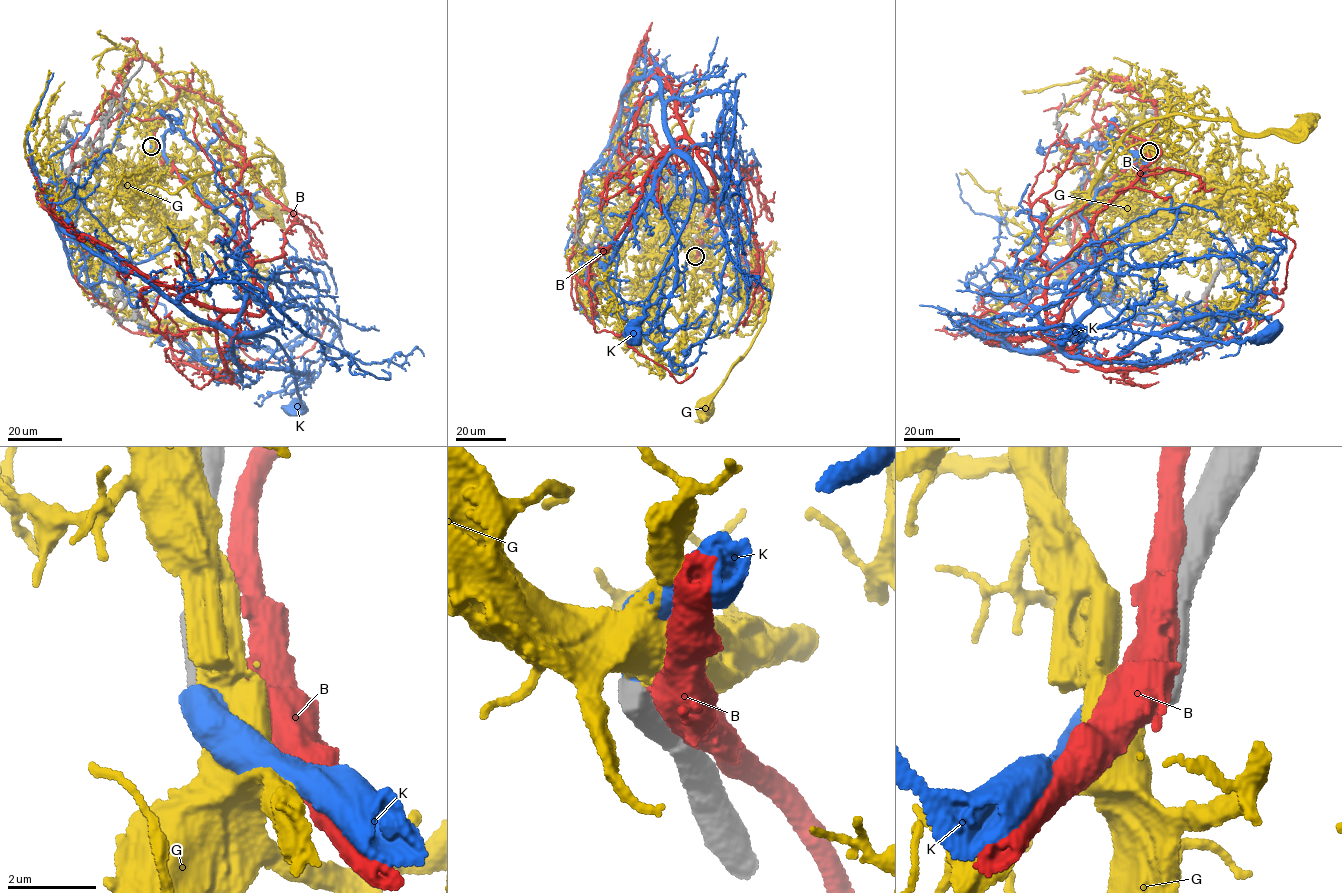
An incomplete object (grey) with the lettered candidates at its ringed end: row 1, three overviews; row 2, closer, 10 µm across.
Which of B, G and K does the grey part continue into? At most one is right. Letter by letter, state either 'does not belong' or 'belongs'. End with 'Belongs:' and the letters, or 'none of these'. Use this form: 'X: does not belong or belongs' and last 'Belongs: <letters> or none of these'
B: does not belong
G: does not belong
K: belongs
Belongs: K

